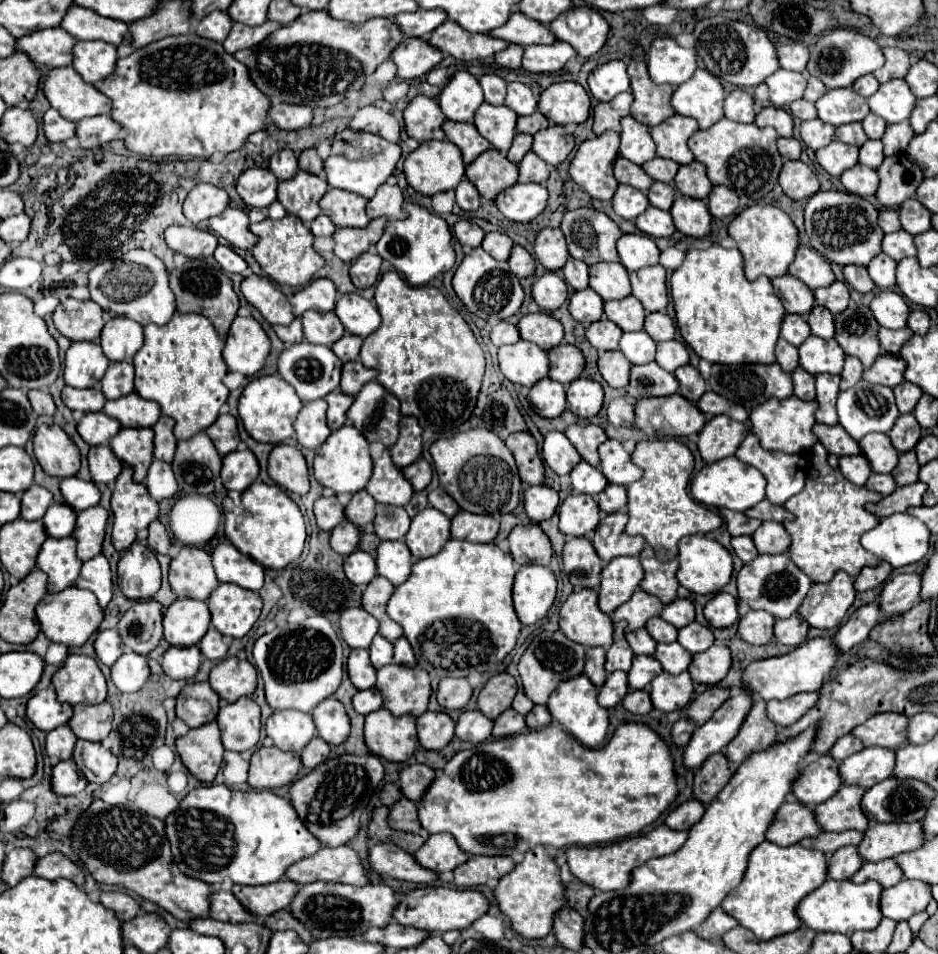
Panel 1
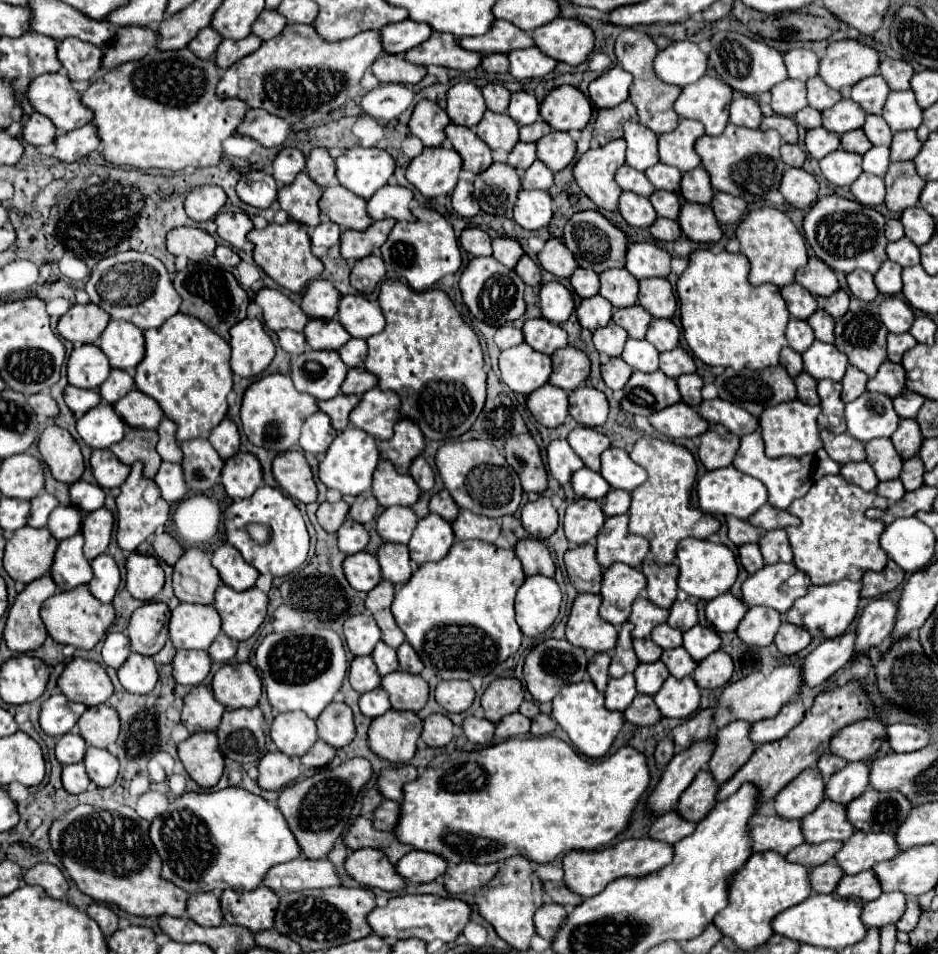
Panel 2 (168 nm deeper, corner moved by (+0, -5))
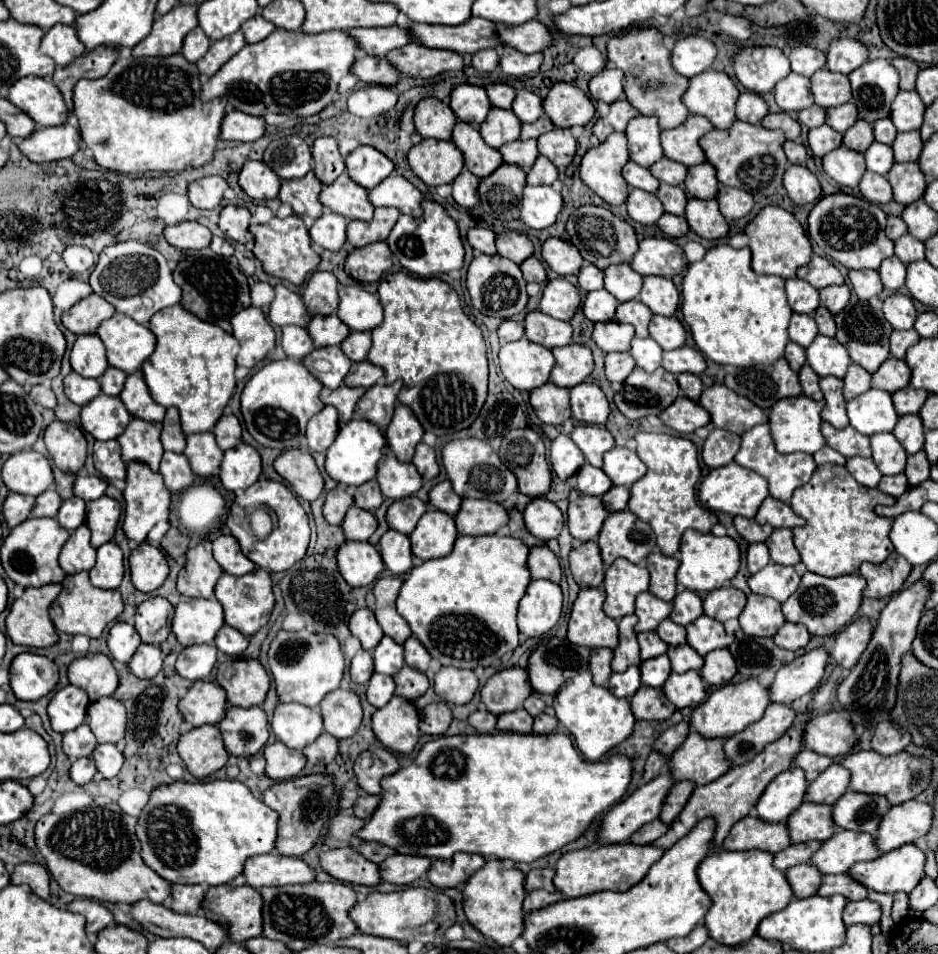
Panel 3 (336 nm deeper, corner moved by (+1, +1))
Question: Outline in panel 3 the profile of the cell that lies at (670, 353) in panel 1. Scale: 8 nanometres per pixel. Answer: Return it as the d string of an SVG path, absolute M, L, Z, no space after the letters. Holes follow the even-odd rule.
M684 345L684 347L674 349L674 351L664 351L662 367L674 375L678 375L678 373L700 375L706 369L706 359L698 349Z

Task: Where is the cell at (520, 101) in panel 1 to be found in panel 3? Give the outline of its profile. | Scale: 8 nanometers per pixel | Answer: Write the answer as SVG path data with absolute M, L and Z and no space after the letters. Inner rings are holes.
M518 91L512 111L522 123L534 123L542 115L542 99L532 91Z

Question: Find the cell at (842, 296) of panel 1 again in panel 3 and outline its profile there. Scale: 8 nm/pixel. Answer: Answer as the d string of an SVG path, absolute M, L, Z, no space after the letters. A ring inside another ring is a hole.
M838 285L838 287L824 287L820 289L820 303L828 307L832 315L838 315L850 299L850 289L848 285Z

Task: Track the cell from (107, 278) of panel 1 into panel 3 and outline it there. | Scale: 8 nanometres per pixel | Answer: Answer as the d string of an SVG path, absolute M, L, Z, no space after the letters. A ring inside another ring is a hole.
M124 241L106 247L90 275L90 285L94 293L112 303L118 313L124 313L142 325L146 325L156 311L176 305L182 299L182 289L174 283L166 257L140 241Z

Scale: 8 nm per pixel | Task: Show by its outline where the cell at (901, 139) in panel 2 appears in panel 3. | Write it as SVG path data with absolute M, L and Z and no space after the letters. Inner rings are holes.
M908 131L908 133L898 133L896 141L892 145L894 149L894 157L898 163L906 163L906 161L918 161L920 153L922 153L922 139L920 139L920 131Z

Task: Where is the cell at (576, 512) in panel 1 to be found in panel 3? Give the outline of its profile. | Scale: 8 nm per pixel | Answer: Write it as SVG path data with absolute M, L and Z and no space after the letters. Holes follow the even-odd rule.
M580 495L578 501L568 505L568 527L572 537L580 541L592 541L600 533L606 517L608 511L604 509L600 497Z

